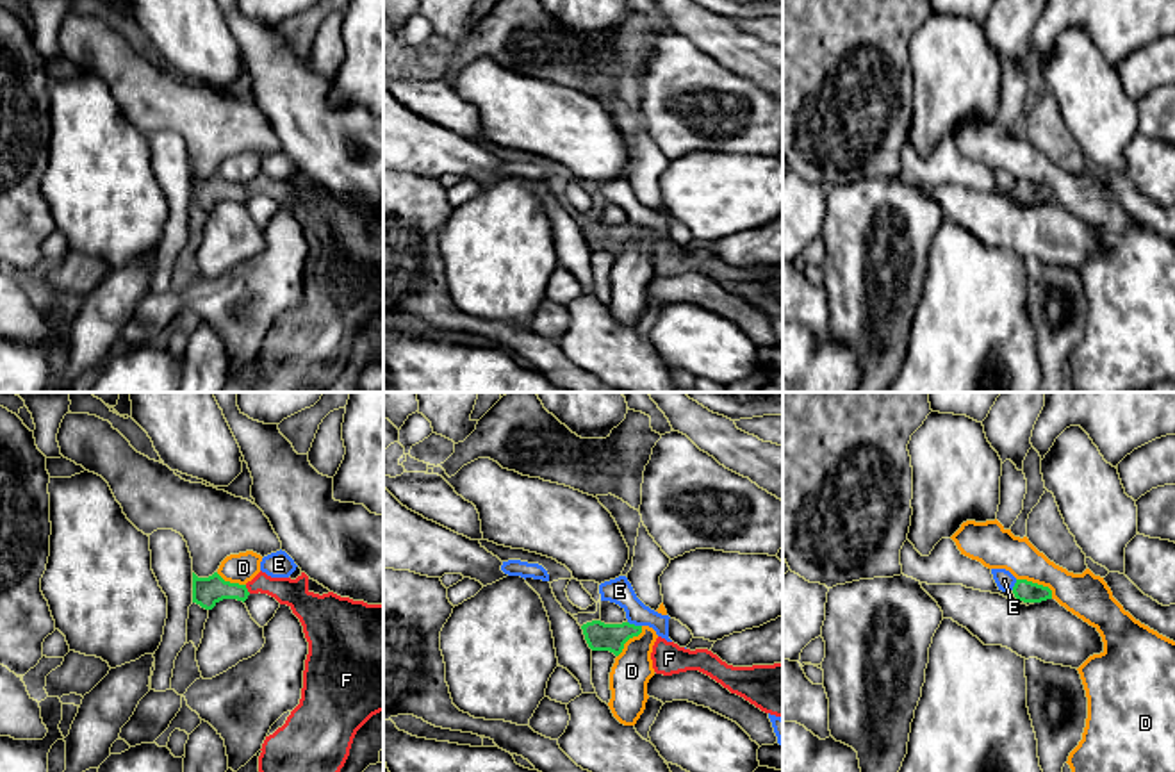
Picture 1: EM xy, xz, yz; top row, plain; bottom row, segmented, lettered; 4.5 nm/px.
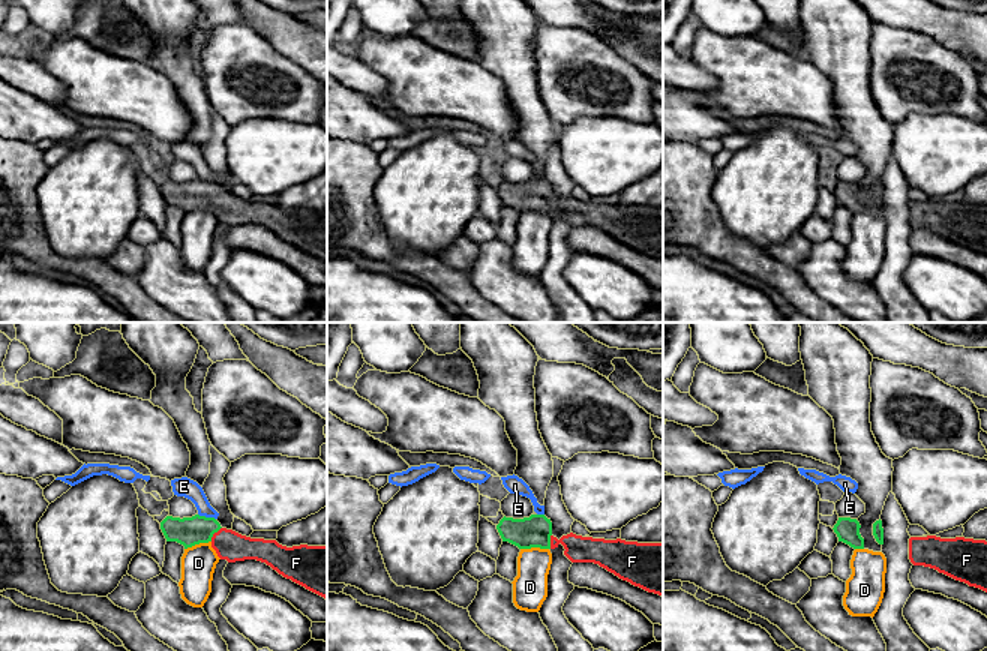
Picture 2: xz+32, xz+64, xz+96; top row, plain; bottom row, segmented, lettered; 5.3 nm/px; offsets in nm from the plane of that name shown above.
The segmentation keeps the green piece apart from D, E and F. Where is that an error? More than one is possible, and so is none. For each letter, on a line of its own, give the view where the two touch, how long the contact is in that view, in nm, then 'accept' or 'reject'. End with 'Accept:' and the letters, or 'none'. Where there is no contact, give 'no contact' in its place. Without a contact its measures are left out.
D: yz | 190 nm | reject
E: xz | 70 nm | reject
F: xy | 50 nm | accept
Accept: F

